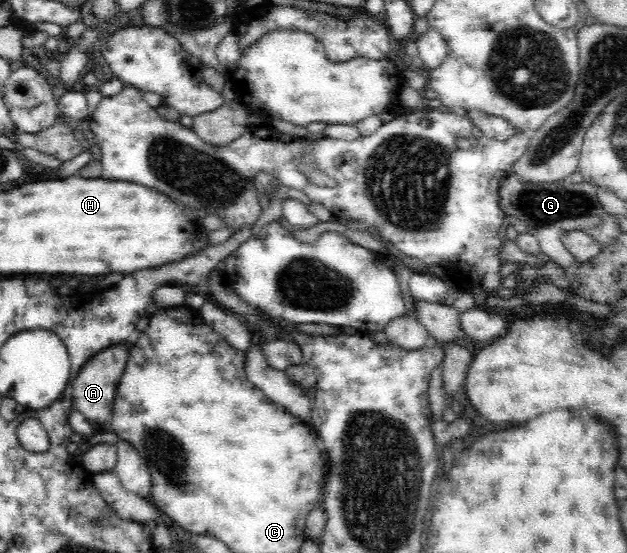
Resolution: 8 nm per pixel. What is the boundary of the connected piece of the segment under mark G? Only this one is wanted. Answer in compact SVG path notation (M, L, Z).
M514 171L497 179L497 202L505 220L516 219L524 223L525 233L538 239L542 252L561 268L574 262L565 249L560 236L566 232L594 230L608 218L606 209L600 203L597 189L586 181L574 183L571 177L551 183L532 183L520 179Z

